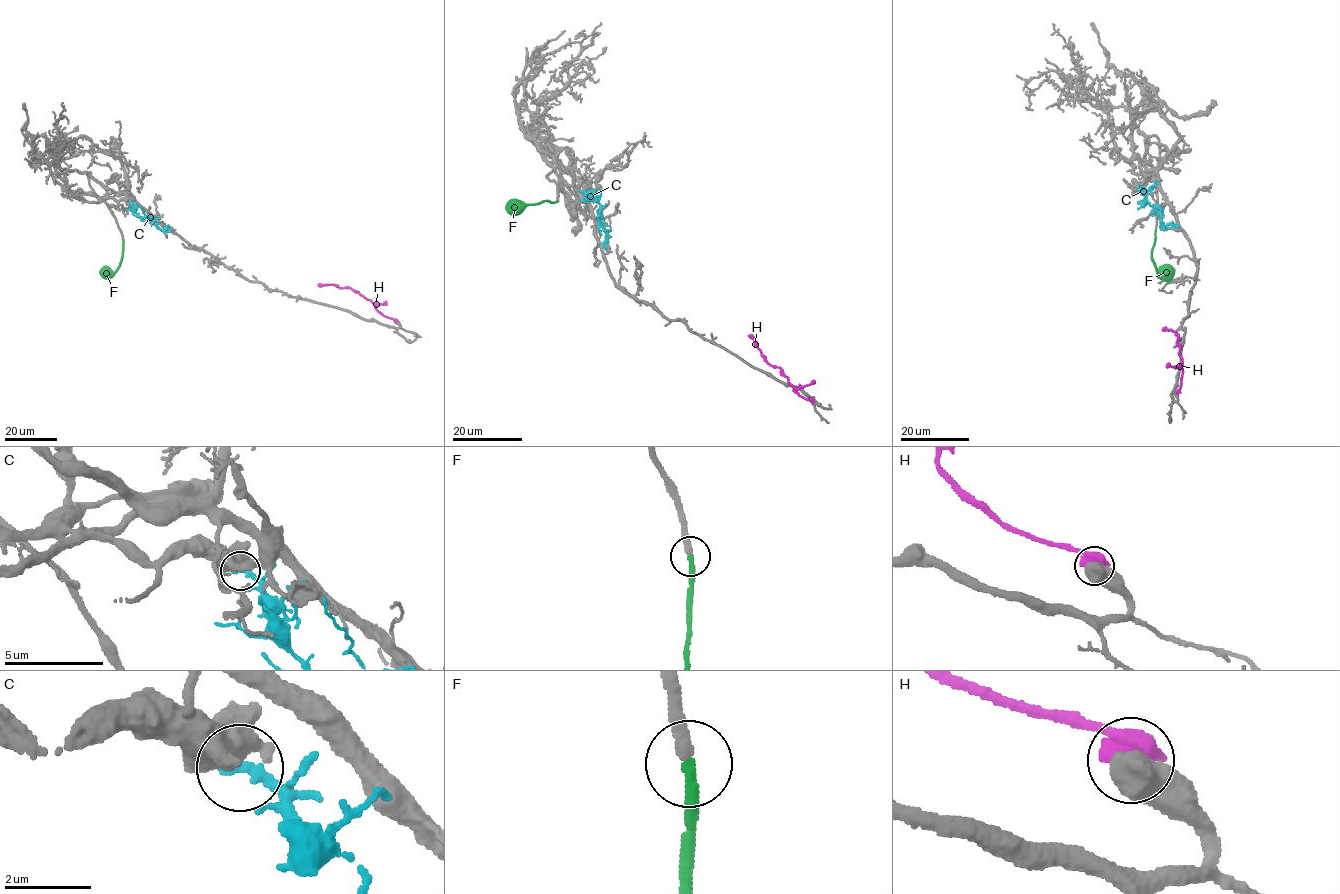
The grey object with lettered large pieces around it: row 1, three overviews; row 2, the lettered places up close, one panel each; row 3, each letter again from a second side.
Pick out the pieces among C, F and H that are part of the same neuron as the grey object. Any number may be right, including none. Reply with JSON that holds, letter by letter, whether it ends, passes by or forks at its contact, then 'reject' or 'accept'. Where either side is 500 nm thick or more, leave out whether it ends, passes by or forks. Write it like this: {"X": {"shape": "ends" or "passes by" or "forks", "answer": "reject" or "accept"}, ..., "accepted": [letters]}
{"C": {"answer": "reject"}, "F": {"shape": "ends", "answer": "accept"}, "H": {"answer": "reject"}, "accepted": ["F"]}

